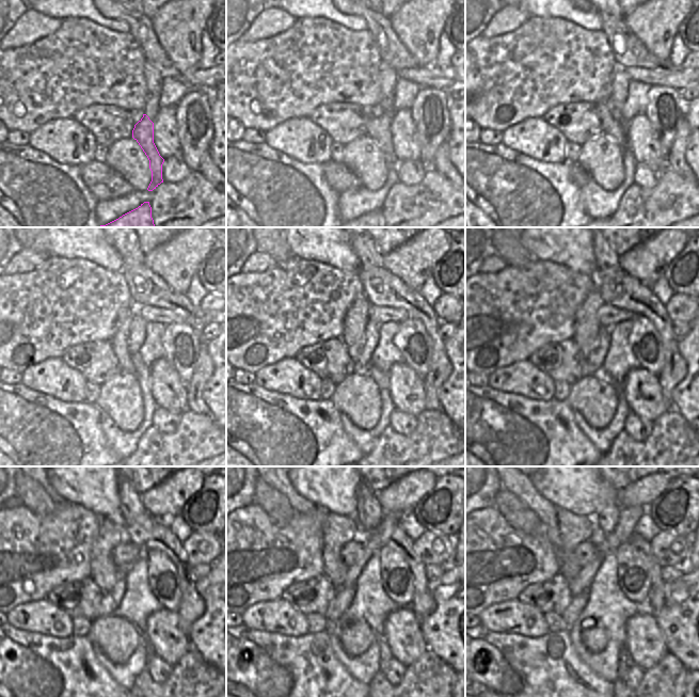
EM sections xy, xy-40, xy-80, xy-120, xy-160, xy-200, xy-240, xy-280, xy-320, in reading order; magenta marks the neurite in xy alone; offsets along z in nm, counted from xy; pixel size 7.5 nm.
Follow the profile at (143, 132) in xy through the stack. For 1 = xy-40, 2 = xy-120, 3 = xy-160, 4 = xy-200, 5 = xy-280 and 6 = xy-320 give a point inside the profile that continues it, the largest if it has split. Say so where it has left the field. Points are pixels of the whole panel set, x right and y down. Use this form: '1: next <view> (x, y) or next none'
1: next xy-40 (378, 128)
2: next xy-120 (120, 341)
3: next xy-160 (356, 317)
4: next xy-200 (586, 325)
5: next xy-280 (338, 531)
6: next xy-320 (573, 529)

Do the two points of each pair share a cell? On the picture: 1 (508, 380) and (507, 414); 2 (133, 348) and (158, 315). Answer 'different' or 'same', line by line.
1: different
2: different

